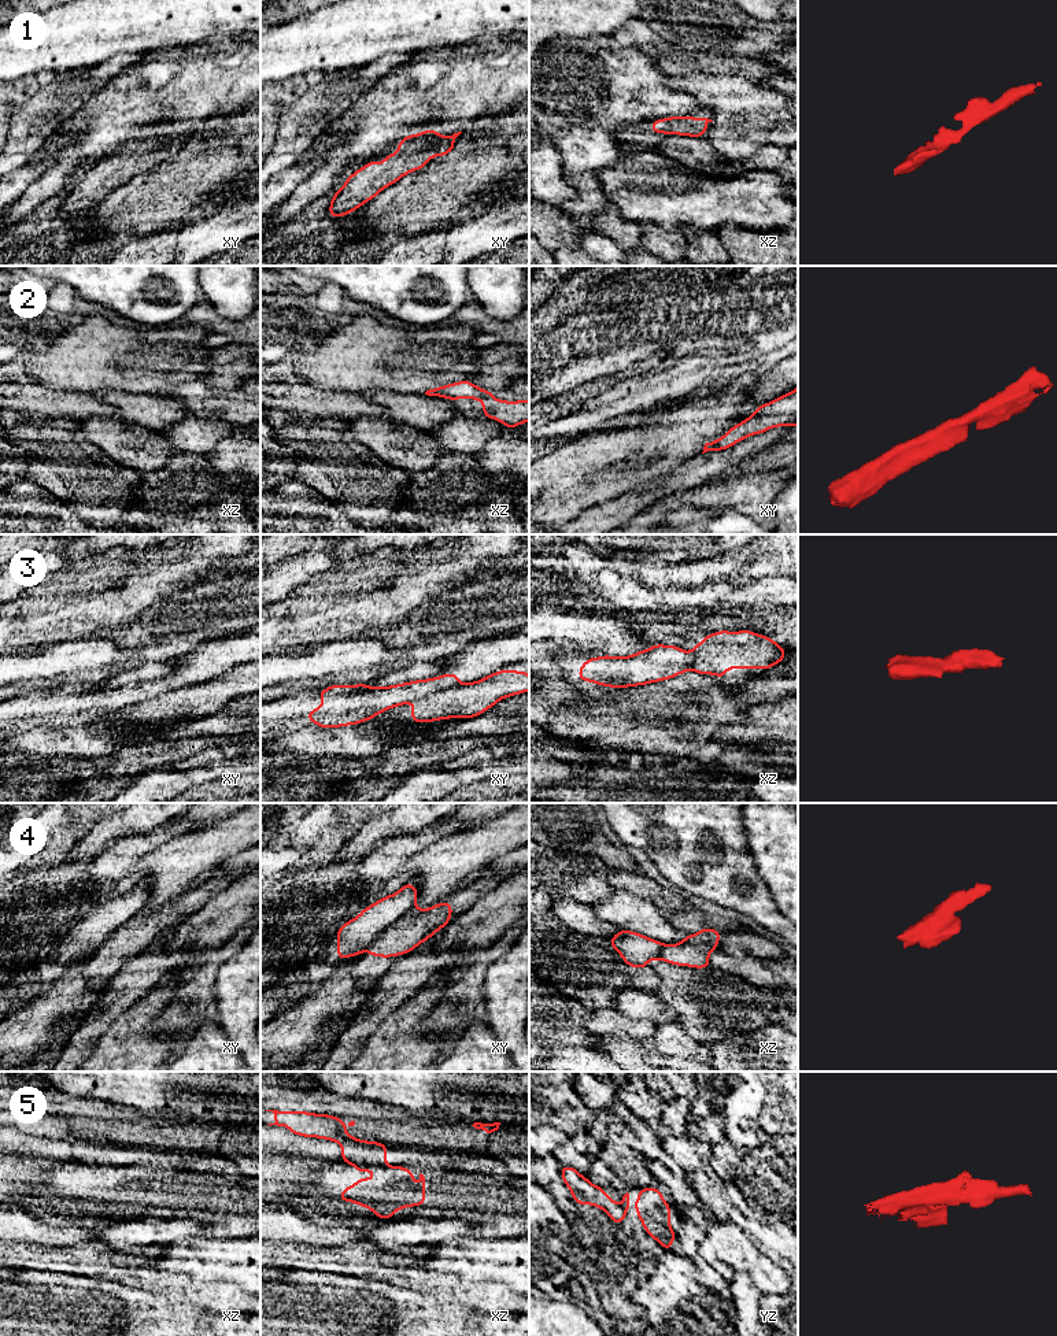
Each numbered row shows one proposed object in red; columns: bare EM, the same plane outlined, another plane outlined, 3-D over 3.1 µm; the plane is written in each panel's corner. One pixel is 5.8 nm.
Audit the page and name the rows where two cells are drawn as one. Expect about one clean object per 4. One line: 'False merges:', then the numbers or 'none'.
False merges: 3, 4, 5

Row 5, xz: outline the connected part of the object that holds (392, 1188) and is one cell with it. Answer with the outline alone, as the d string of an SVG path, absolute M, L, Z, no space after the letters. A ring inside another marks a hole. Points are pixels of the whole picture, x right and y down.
M356 1166L355 1172L370 1170L374 1178L359 1178L340 1192L340 1202L354 1202L369 1207L380 1220L389 1220L398 1210L425 1204L425 1177L420 1173L420 1184L413 1183L414 1173L404 1166Z

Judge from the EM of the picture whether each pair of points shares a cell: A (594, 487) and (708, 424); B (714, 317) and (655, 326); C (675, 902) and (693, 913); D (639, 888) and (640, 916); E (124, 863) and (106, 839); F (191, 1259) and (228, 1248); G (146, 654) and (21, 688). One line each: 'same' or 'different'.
A: same
B: same
C: different
D: different
E: different
F: same
G: same

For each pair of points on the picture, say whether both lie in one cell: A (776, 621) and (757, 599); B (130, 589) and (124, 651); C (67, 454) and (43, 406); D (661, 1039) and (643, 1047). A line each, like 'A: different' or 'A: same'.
A: different
B: different
C: different
D: different

